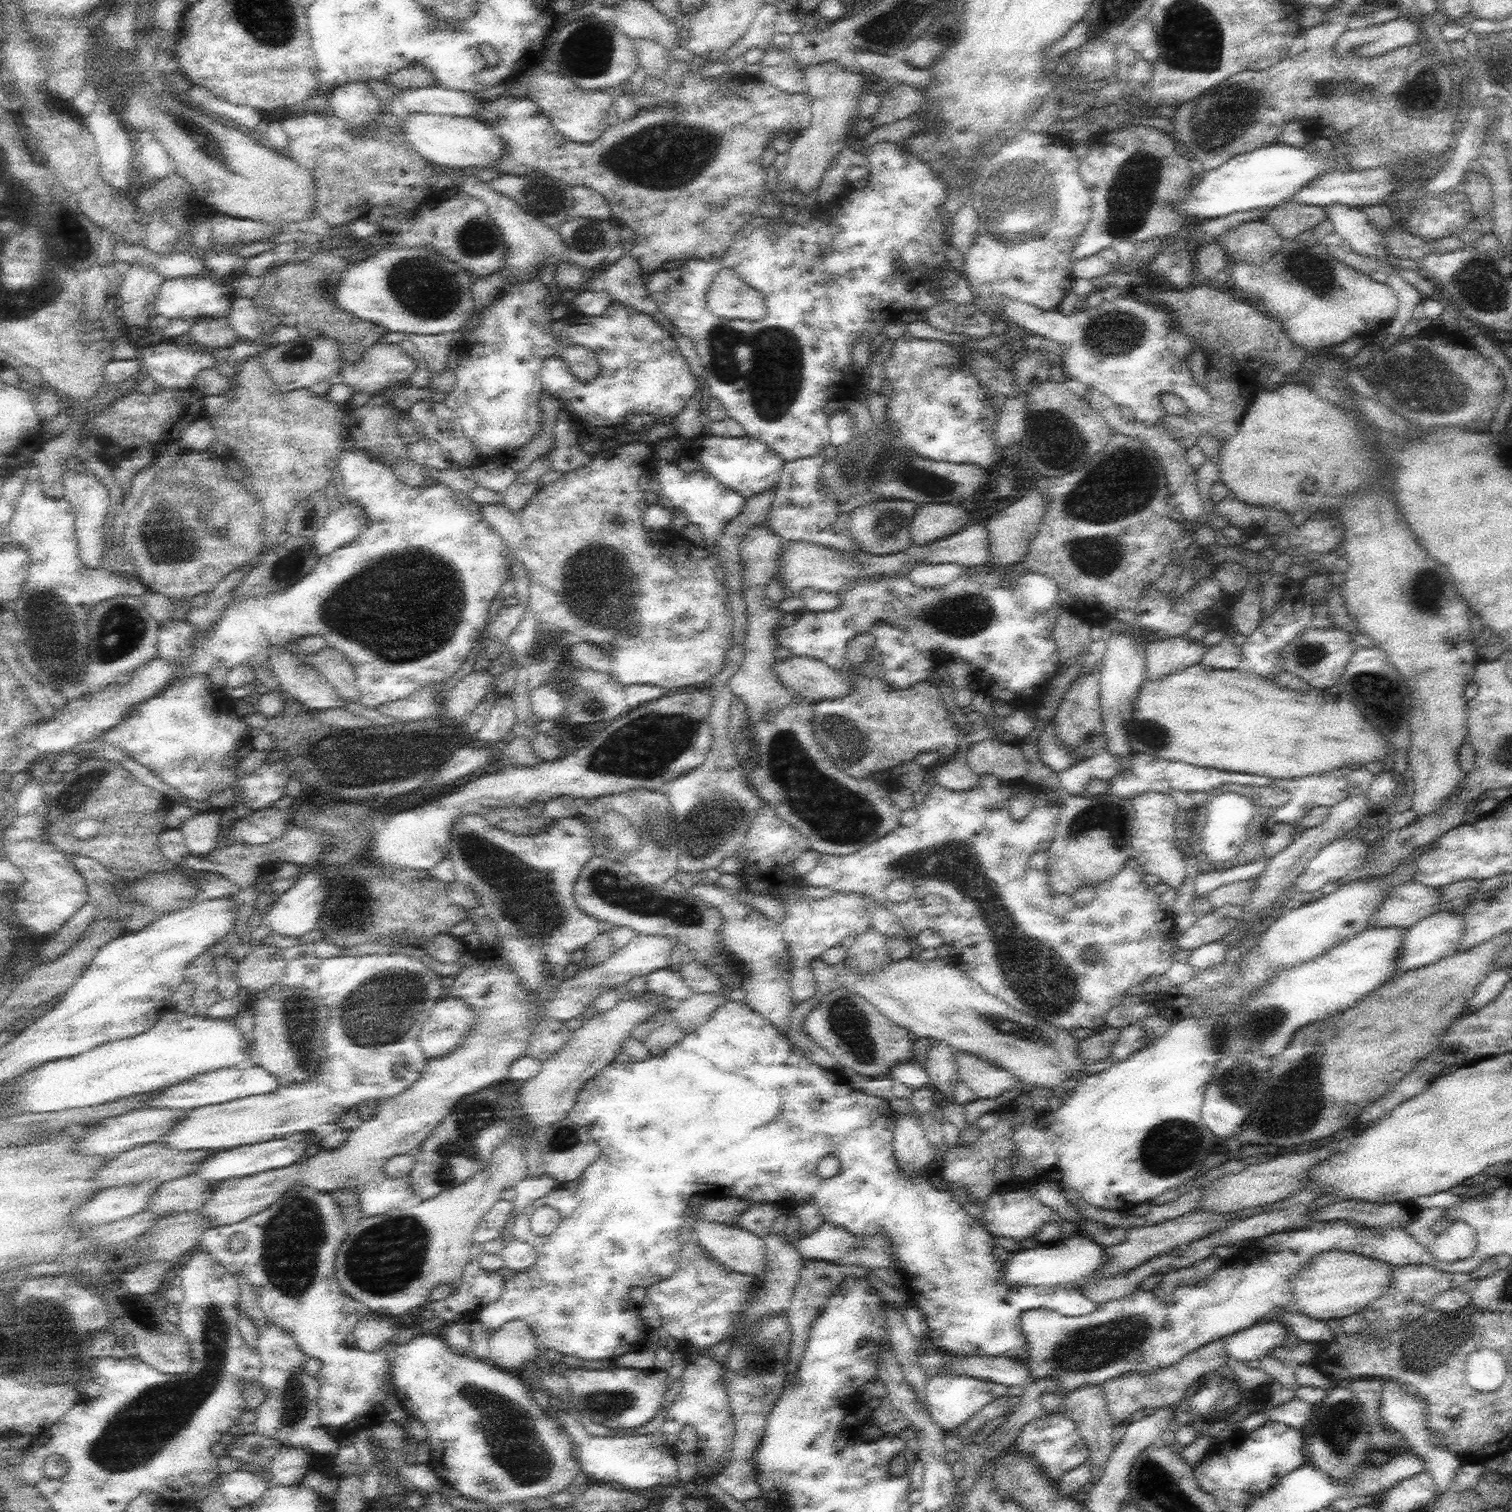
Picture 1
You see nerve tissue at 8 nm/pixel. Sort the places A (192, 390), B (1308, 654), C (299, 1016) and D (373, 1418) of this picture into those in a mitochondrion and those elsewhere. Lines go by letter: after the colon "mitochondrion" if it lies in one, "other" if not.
A: other
B: mitochondrion
C: mitochondrion
D: other

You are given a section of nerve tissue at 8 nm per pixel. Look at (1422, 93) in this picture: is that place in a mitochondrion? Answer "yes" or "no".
no

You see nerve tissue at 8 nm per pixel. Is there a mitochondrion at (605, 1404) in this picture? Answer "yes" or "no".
yes

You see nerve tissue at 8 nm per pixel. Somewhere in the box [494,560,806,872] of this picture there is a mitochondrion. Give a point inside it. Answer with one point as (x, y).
(643, 746)

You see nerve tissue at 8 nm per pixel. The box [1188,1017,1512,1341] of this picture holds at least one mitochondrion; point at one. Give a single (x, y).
(1305, 1109)

